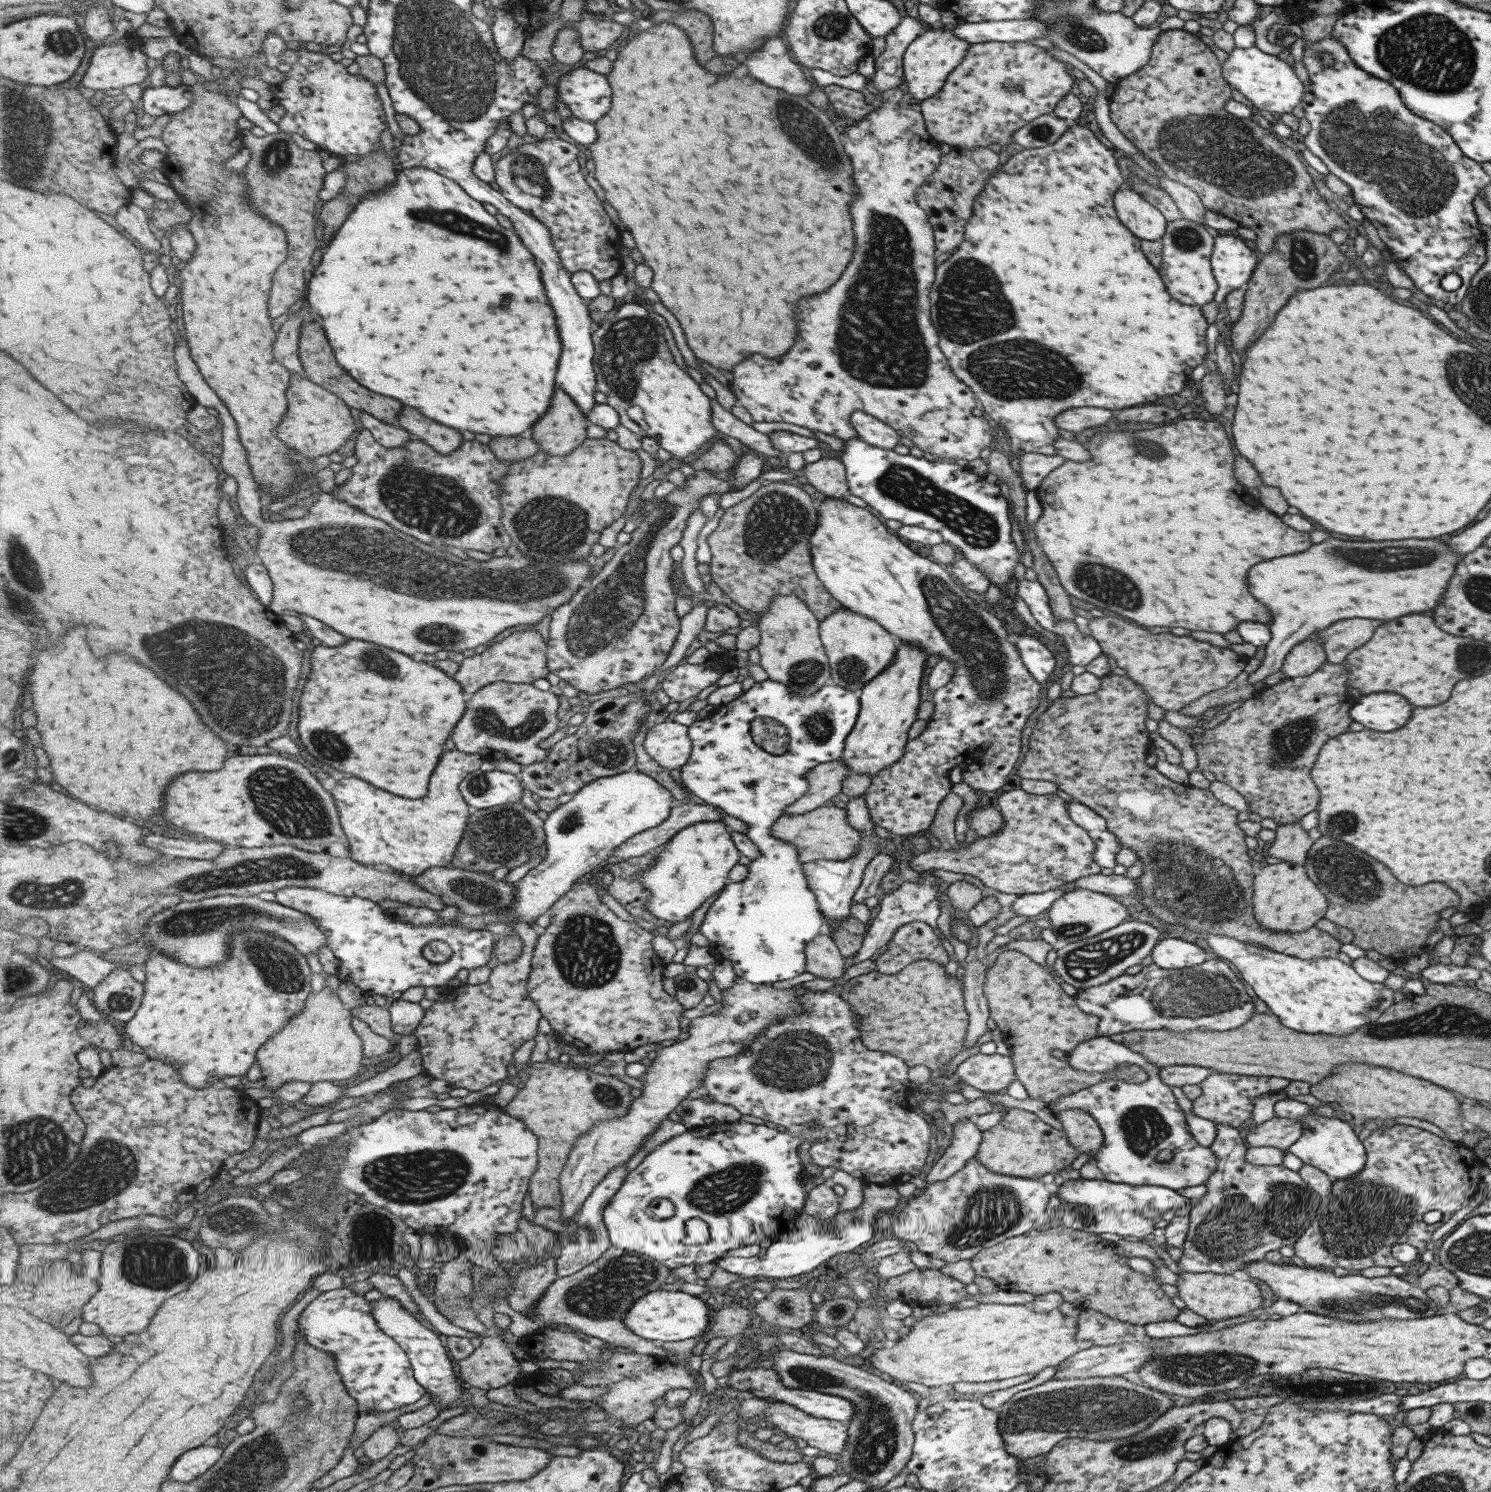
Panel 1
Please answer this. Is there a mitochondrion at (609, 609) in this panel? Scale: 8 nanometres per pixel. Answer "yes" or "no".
yes

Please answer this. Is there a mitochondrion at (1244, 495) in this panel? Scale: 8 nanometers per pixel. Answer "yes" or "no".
no

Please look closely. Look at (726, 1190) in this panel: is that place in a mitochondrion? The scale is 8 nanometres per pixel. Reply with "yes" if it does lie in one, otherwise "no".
yes

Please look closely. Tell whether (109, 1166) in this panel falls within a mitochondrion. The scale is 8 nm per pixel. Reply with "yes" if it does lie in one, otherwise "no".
yes

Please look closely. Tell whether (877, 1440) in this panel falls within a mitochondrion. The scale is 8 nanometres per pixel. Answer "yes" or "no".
yes

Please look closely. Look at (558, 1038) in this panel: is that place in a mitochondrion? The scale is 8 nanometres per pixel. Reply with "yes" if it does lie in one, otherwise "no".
no

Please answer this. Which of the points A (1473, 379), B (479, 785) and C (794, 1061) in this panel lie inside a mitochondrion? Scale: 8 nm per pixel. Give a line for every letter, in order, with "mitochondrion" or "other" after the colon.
A: mitochondrion
B: mitochondrion
C: mitochondrion

